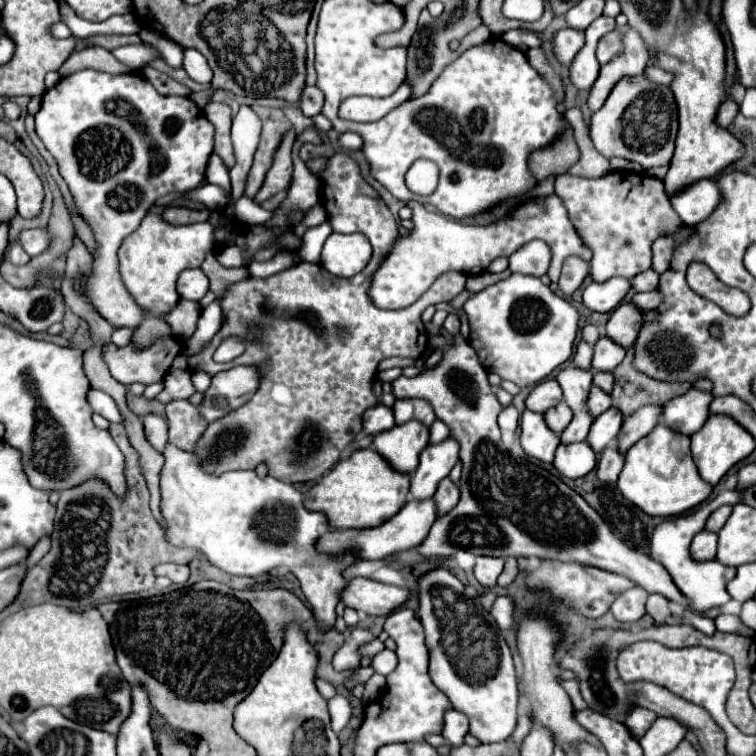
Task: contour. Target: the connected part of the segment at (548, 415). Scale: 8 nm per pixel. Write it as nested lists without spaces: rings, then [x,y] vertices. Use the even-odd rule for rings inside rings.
[[[559,402],[557,406],[553,406],[545,412],[545,422],[547,422],[549,430],[555,434],[561,434],[567,428],[567,424],[571,422],[571,418],[573,418],[573,412],[565,402]]]

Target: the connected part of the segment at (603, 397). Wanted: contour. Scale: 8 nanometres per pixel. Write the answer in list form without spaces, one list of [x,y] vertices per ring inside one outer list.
[[[591,386],[591,392],[589,392],[589,398],[587,398],[585,404],[587,404],[589,414],[599,416],[599,414],[603,414],[605,410],[611,408],[611,398],[603,390],[597,390],[597,386]]]

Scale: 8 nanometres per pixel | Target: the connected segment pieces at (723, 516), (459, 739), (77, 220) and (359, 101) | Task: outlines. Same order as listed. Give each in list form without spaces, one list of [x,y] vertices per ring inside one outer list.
[[[721,506],[721,508],[717,508],[717,510],[707,518],[705,530],[707,530],[707,532],[719,532],[719,530],[723,528],[725,520],[729,518],[729,514],[731,514],[731,506]]]
[[[455,710],[445,712],[443,738],[447,738],[451,746],[461,746],[463,744],[463,736],[467,734],[467,728],[469,728],[469,722],[467,722],[465,714],[457,714]]]
[[[71,212],[71,215],[78,237],[86,245],[89,252],[93,254],[93,252],[95,252],[95,241],[93,240],[91,229],[84,222],[84,220],[76,215],[74,212]]]
[[[405,80],[395,94],[389,98],[371,98],[371,96],[351,96],[341,102],[339,118],[351,122],[373,122],[383,118],[391,108],[411,98],[411,84]]]

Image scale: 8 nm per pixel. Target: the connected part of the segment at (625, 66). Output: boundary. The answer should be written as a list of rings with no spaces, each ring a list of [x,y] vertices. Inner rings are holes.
[[[627,28],[625,30],[625,52],[621,56],[613,58],[613,62],[601,66],[599,78],[595,80],[595,84],[591,88],[591,94],[587,98],[589,110],[597,112],[605,104],[605,100],[611,94],[613,86],[621,78],[643,74],[647,62],[649,62],[649,56],[647,56],[645,44],[641,42],[641,38],[637,38],[637,32]]]

